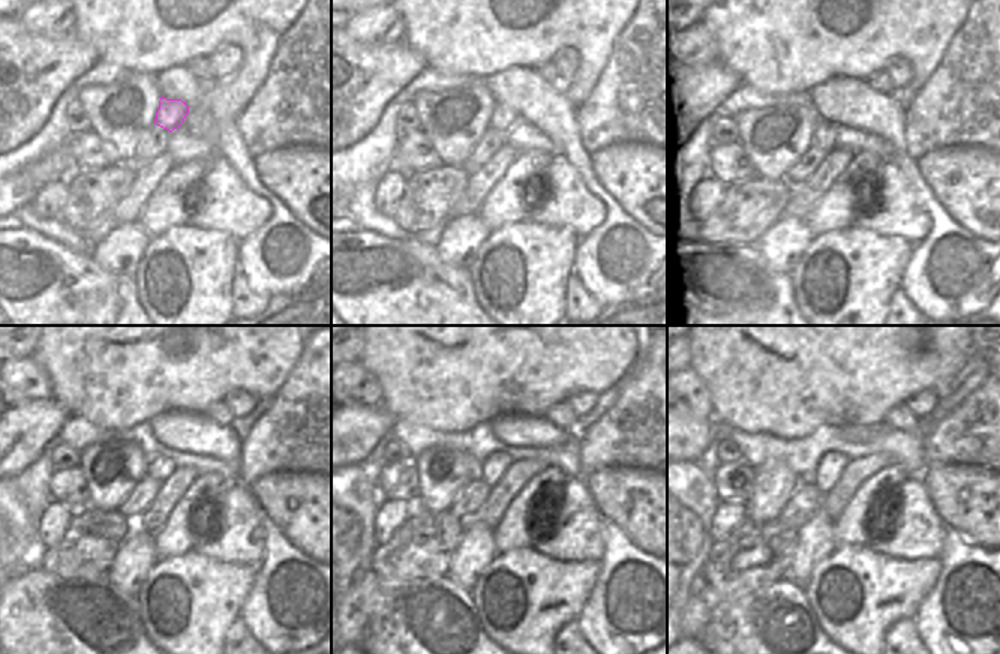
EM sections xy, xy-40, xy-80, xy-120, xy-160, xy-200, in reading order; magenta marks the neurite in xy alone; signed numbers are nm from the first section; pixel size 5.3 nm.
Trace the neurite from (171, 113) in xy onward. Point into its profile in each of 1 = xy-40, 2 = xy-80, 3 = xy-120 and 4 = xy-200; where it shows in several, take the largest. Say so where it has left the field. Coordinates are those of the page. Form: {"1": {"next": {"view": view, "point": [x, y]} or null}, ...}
{"1": {"next": {"view": "xy-40", "point": [502, 119]}}, "2": {"next": {"view": "xy-80", "point": [829, 134]}}, "3": {"next": {"view": "xy-120", "point": [159, 468]}}, "4": {"next": {"view": "xy-200", "point": [829, 468]}}}

